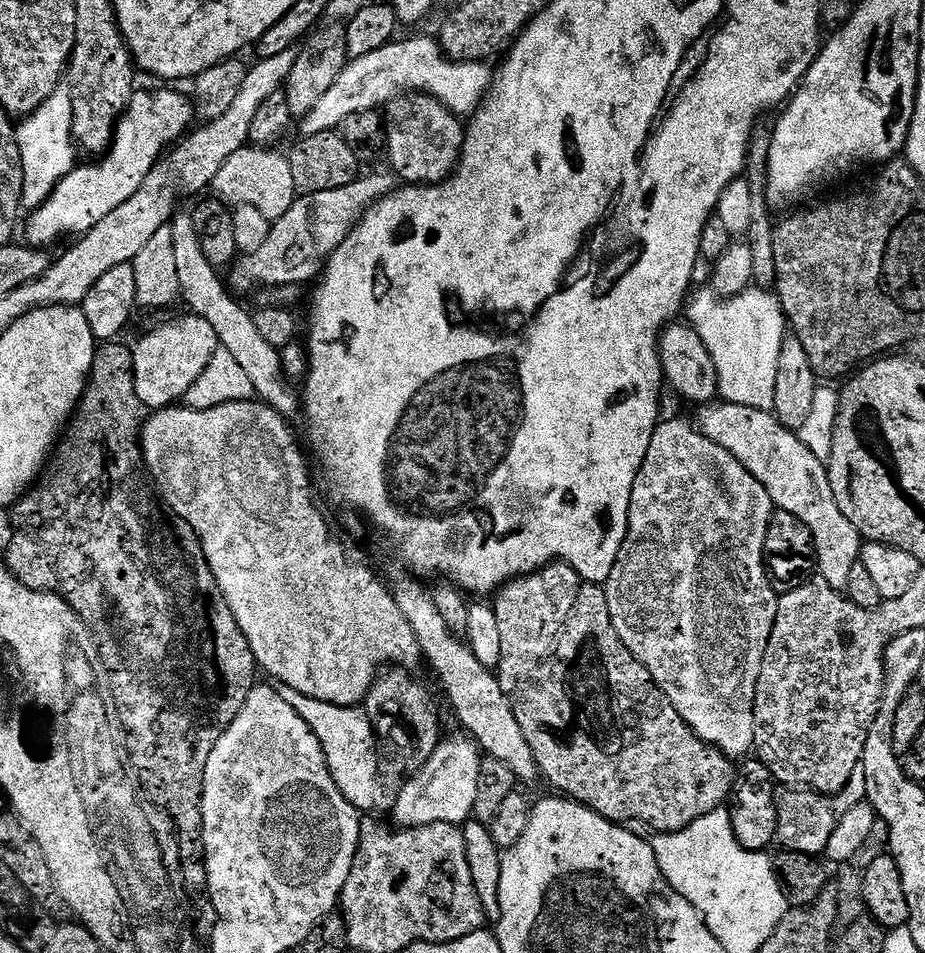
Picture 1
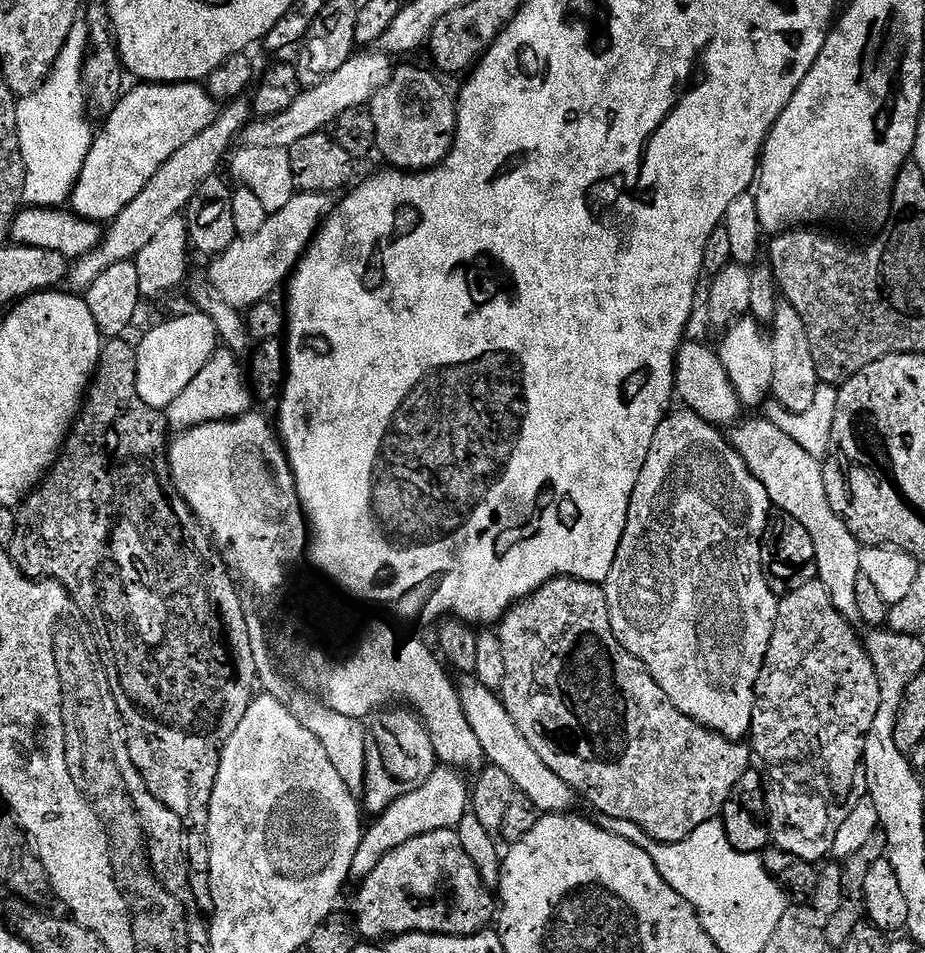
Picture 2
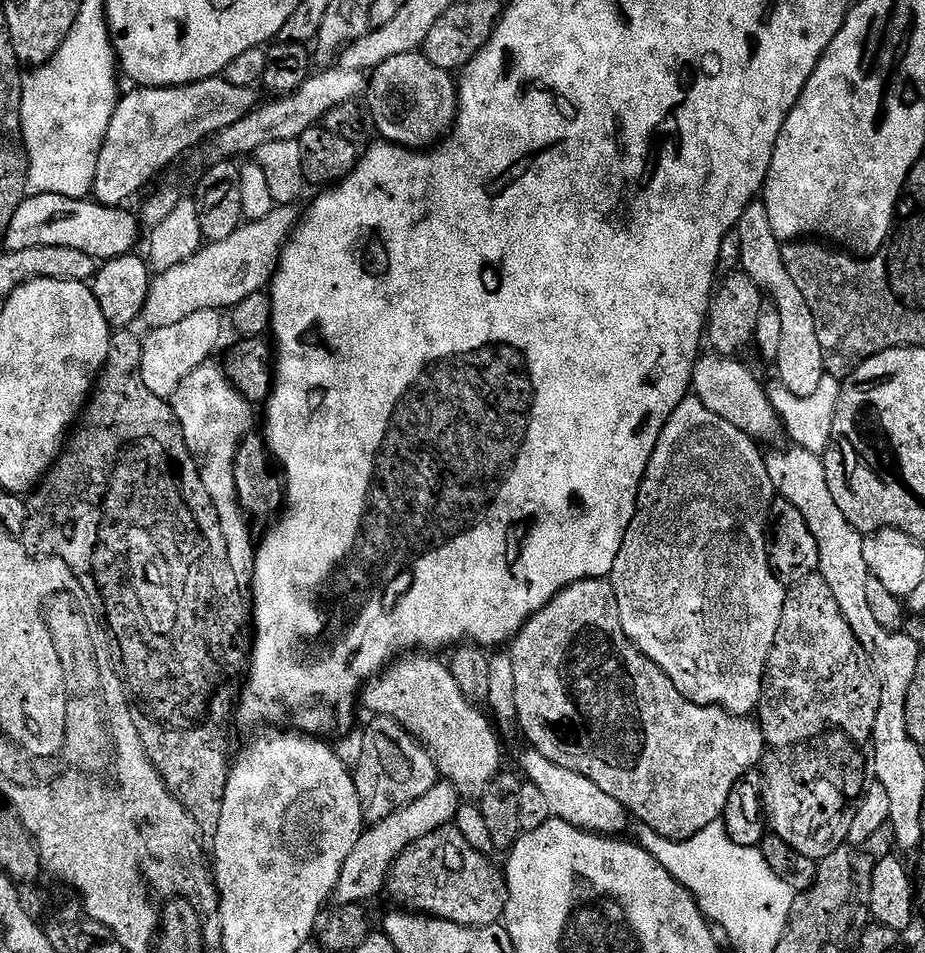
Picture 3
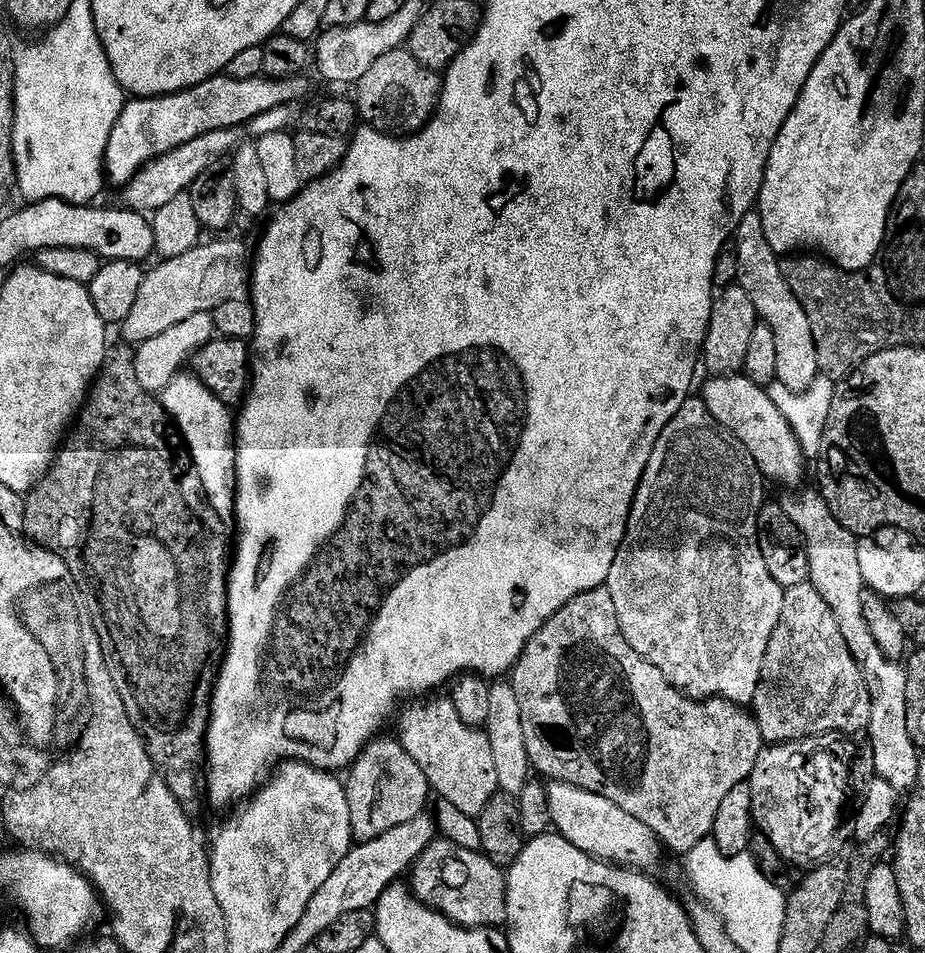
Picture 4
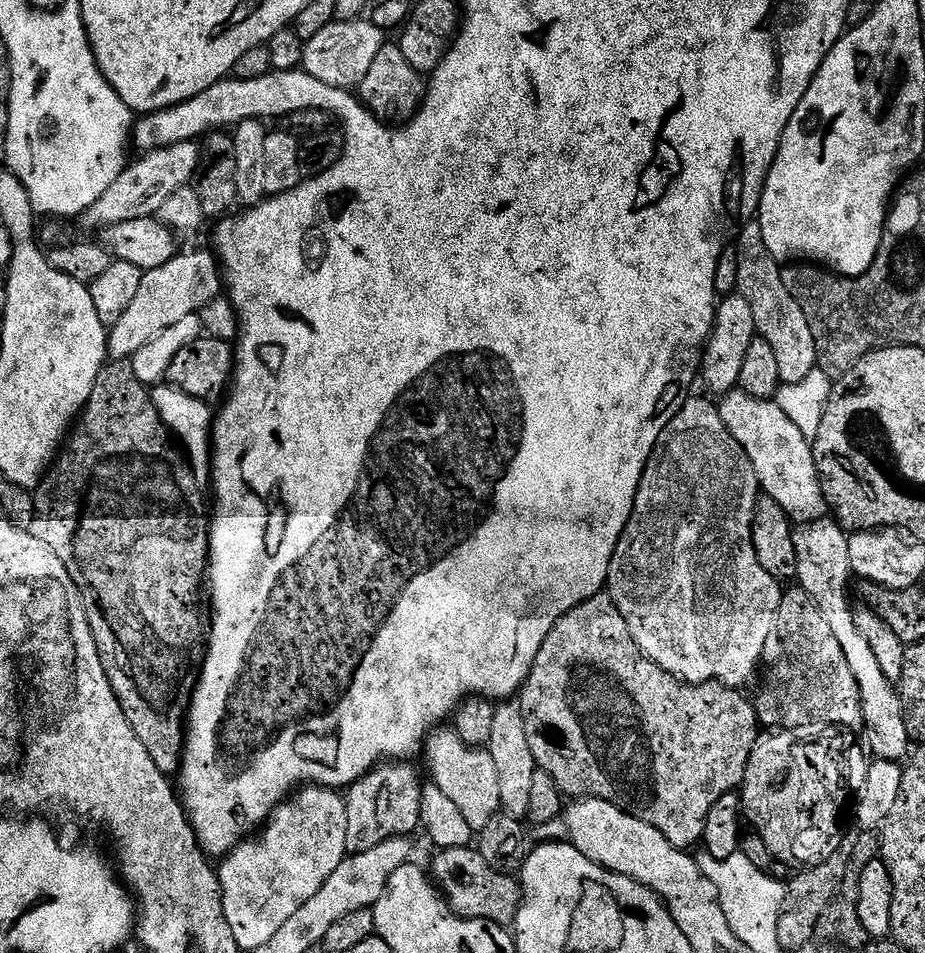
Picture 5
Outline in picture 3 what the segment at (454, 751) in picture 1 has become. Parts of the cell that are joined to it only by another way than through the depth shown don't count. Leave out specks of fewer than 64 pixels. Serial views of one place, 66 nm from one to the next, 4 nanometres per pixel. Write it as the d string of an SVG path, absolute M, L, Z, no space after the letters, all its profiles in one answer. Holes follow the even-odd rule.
M436 782L429 787L425 796L420 796L414 802L410 802L405 808L400 808L394 814L390 814L390 818L386 818L382 822L365 827L361 831L359 838L354 842L354 850L350 850L350 858L346 858L346 862L342 866L342 874L336 882L334 891L334 900L337 905L346 904L364 904L375 894L376 891L383 889L388 877L388 871L392 868L392 863L402 855L407 848L414 842L418 842L422 838L426 838L430 834L447 829L449 825L455 821L456 811L458 807L458 796L455 791L447 783Z

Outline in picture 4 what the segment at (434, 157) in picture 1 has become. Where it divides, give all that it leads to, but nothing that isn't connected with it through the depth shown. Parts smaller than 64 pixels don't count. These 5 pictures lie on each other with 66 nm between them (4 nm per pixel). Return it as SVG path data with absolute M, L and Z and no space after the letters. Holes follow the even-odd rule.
M403 48L382 55L366 70L354 86L354 103L359 119L367 127L402 138L415 135L433 119L442 88L443 81L439 75L422 67L408 49Z

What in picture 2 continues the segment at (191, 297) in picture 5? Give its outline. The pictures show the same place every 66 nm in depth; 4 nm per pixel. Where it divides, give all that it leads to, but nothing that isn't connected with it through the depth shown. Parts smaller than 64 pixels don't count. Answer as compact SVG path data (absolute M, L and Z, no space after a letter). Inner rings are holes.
M300 192L282 206L282 210L269 215L266 226L258 234L242 236L226 249L221 256L211 261L210 283L221 300L230 306L247 310L262 300L269 299L276 287L283 285L296 271L304 253L312 244L321 224L328 219L334 200L322 192Z

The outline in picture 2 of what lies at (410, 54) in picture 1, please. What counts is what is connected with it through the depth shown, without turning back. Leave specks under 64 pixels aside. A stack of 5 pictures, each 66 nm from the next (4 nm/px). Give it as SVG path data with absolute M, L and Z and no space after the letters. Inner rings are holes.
M384 54L360 55L353 55L352 59L346 62L346 66L342 66L342 70L326 76L320 85L301 91L297 100L285 113L266 119L253 119L240 131L239 143L245 148L283 148L287 150L298 142L302 142L302 138L310 138L310 134L324 132L327 124L328 127L335 125L338 117L346 114L346 110L364 108L390 82L394 64Z

